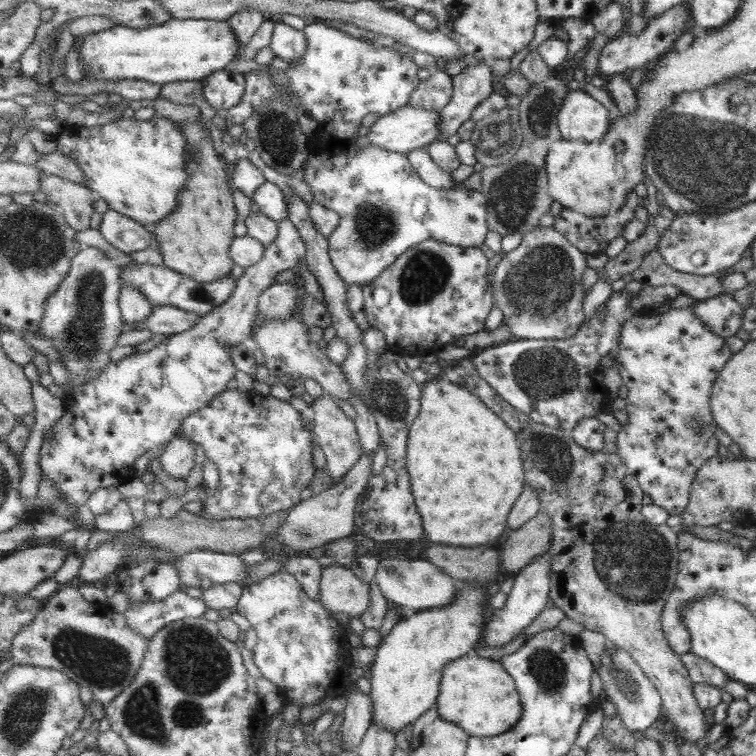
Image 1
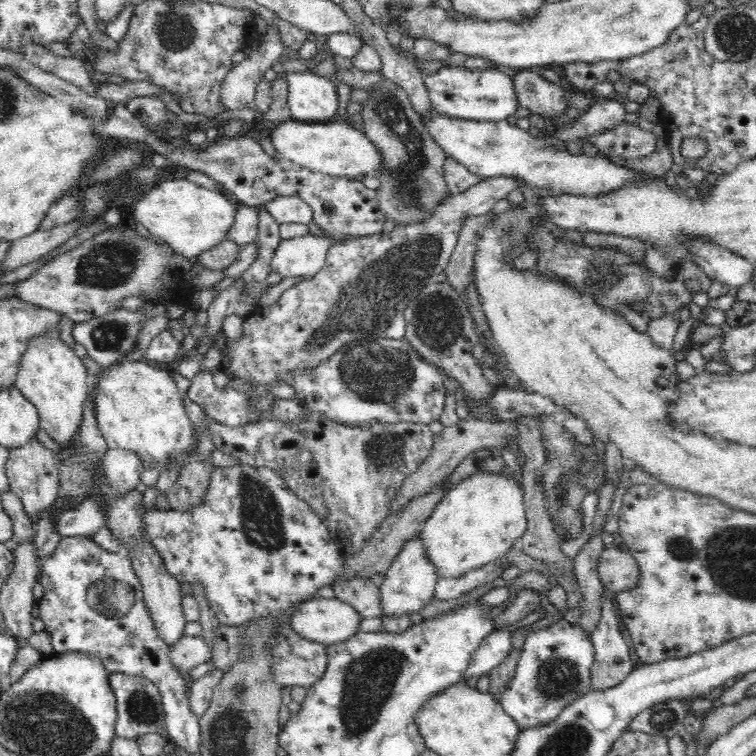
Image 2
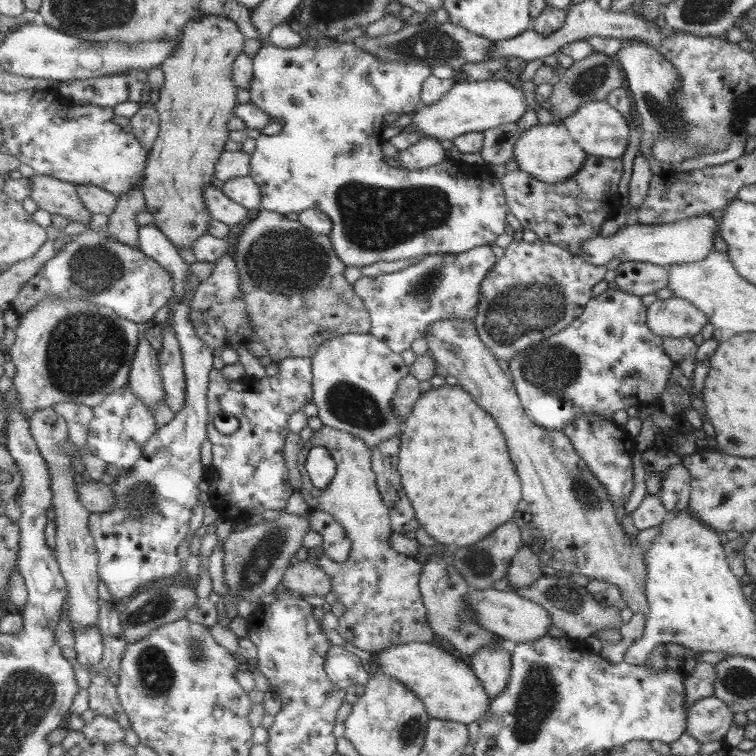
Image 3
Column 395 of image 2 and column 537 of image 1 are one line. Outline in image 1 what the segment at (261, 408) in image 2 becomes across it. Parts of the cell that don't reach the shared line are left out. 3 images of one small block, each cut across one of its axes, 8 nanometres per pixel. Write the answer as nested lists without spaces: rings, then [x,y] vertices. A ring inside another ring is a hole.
[[[553,226],[535,228],[523,235],[521,244],[506,254],[492,272],[492,294],[494,303],[503,313],[503,323],[513,339],[565,339],[577,333],[583,322],[581,300],[583,286],[581,278],[587,270],[585,254],[579,248],[573,248],[565,242],[565,238]]]

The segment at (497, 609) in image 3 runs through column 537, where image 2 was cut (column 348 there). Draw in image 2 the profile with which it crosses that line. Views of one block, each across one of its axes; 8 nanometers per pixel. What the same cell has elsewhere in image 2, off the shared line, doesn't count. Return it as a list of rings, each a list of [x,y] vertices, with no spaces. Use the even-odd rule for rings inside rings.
[[[326,596],[308,599],[301,607],[293,612],[290,626],[308,640],[315,640],[326,645],[344,642],[358,632],[361,614],[348,602]]]

